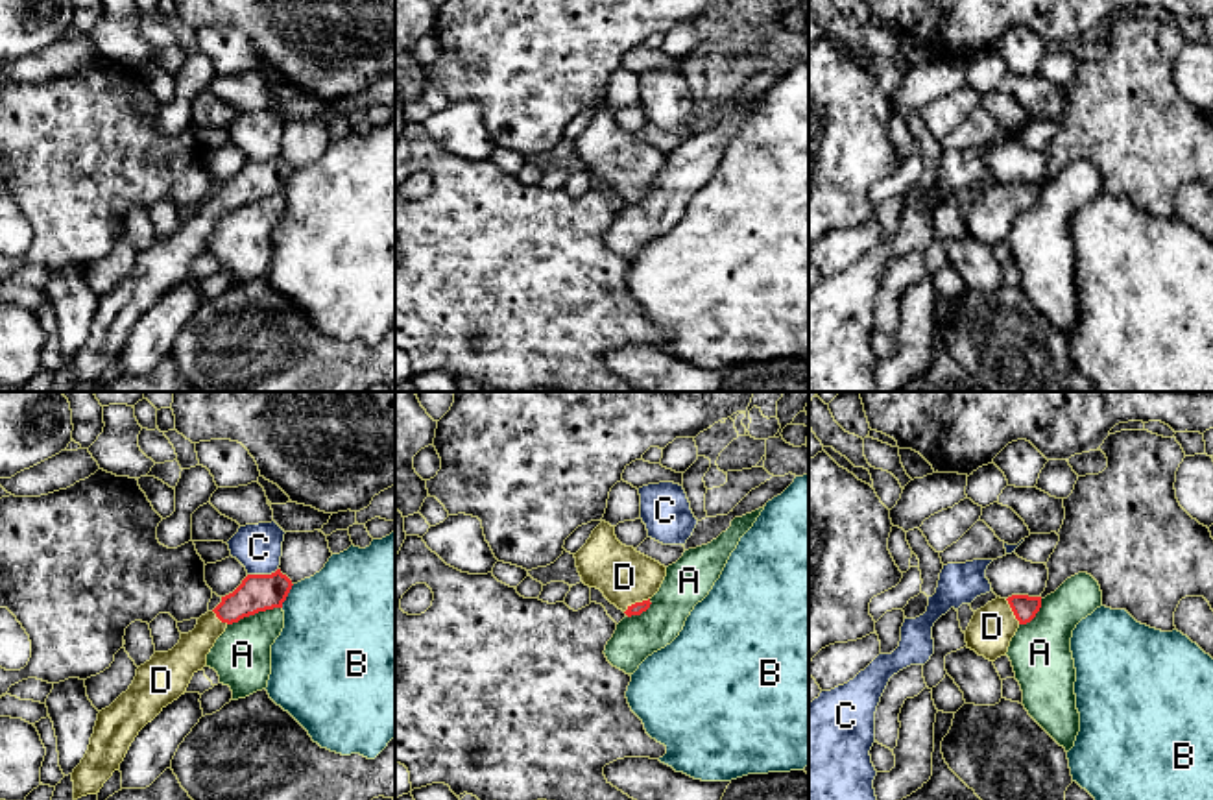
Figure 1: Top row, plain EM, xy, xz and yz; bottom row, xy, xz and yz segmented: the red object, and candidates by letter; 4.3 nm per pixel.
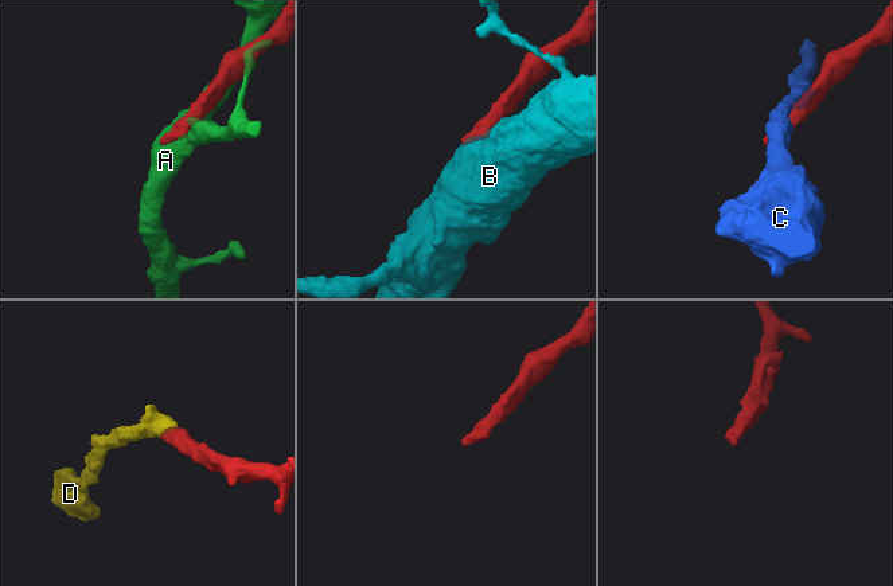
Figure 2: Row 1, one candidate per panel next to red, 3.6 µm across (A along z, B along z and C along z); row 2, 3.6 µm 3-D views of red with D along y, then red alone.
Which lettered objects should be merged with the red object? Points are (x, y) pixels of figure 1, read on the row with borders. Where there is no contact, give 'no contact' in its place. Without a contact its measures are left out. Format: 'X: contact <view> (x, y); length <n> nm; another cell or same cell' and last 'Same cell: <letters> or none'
A: contact xy (253, 614); length 260 nm; another cell
B: contact xy (287, 595); length 120 nm; another cell
C: contact xy (263, 575); length 140 nm; another cell
D: contact xz (636, 603); length 130 nm; same cell
Same cell: D

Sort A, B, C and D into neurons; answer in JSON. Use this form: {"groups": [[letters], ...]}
{"groups": [["A"], ["B"], ["C"], ["D"]]}

